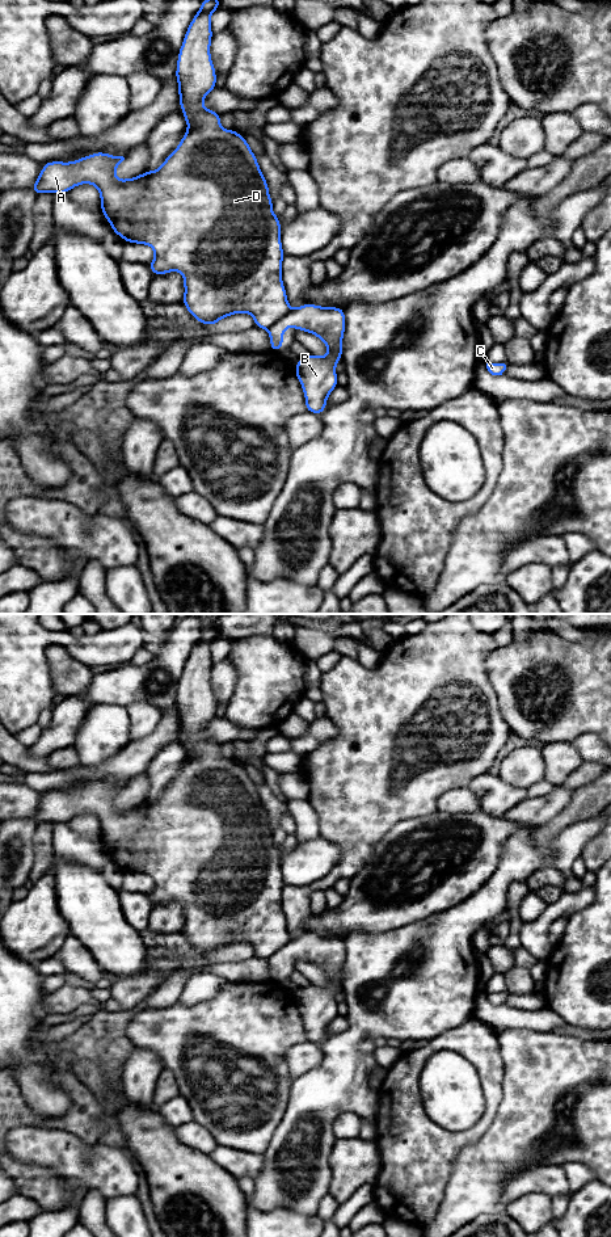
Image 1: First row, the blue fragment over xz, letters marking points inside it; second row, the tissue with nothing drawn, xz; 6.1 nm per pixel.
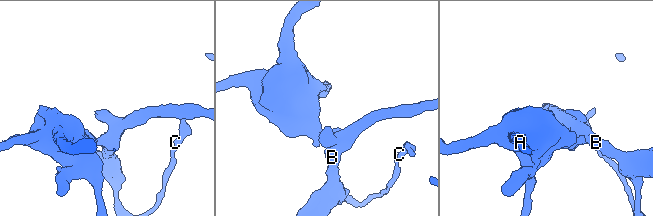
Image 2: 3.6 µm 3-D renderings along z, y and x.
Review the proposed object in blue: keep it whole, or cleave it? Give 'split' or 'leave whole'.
split

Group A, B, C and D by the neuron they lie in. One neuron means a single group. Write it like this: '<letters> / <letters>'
A D / B C

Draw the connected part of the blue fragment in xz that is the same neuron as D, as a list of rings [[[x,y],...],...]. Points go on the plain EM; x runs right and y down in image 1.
[[[215,622],[201,632],[199,640],[185,662],[174,704],[178,714],[178,739],[184,740],[182,746],[187,752],[187,761],[159,799],[119,809],[115,807],[115,798],[125,787],[98,781],[69,792],[47,791],[30,819],[37,825],[43,822],[67,824],[77,815],[94,815],[101,828],[100,838],[111,854],[111,861],[126,872],[146,874],[153,878],[155,888],[147,893],[153,905],[168,904],[173,900],[182,904],[185,917],[182,931],[194,948],[203,955],[214,955],[233,943],[250,943],[254,956],[269,959],[290,941],[281,902],[285,888],[281,872],[281,849],[273,842],[267,811],[245,766],[233,758],[223,760],[222,745],[202,736],[205,727],[216,718],[216,700],[210,676],[214,665],[211,643],[219,638],[222,636]]]

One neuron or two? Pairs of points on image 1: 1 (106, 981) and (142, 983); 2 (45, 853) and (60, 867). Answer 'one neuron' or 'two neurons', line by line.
1: two neurons
2: two neurons

